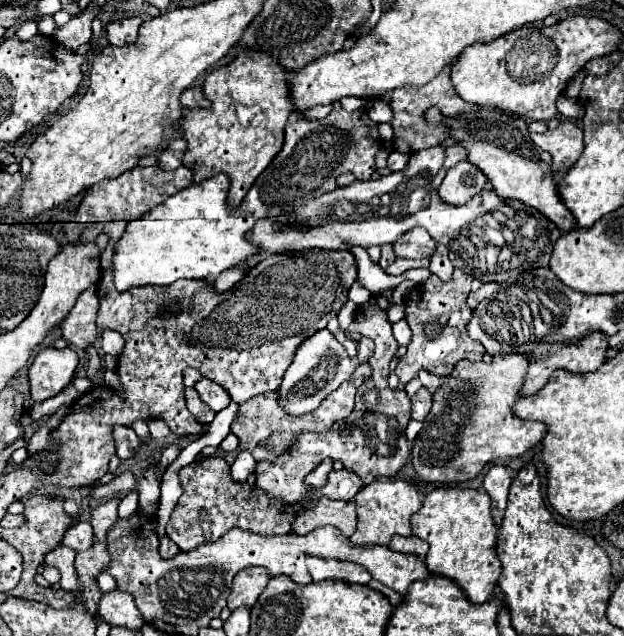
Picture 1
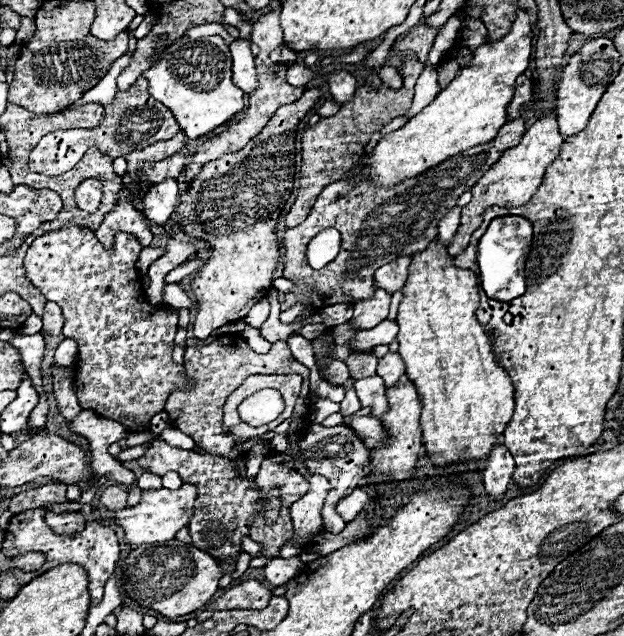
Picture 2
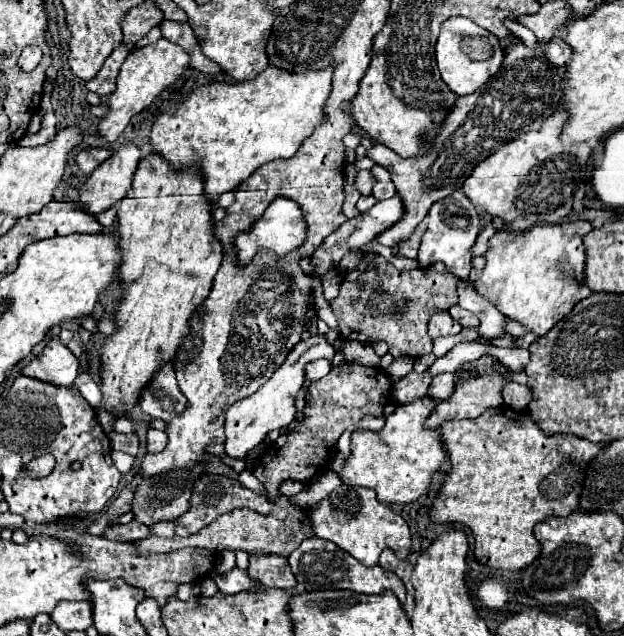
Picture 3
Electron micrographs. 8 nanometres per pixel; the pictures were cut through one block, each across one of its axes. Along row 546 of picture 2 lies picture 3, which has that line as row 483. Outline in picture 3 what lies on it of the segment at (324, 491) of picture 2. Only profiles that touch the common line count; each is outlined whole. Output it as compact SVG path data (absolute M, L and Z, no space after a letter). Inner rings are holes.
M284 480L284 482L280 484L280 488L278 488L278 492L284 494L284 496L292 496L292 494L302 492L302 490L304 490L304 484L298 482L298 480Z

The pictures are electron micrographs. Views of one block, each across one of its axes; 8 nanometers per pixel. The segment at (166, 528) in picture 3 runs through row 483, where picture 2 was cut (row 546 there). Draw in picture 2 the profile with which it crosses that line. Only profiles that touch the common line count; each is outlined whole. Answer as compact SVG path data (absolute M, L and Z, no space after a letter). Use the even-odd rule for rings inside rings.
M152 438L148 446L150 448L144 452L144 456L138 458L144 470L154 472L158 476L164 476L166 472L178 472L184 482L198 486L200 498L196 500L196 512L188 524L194 546L206 550L220 562L234 562L242 552L240 540L236 538L250 534L250 526L254 522L256 504L260 498L256 484L250 484L246 476L236 476L228 458L202 456L194 450L172 448L164 440L156 440L156 438Z

